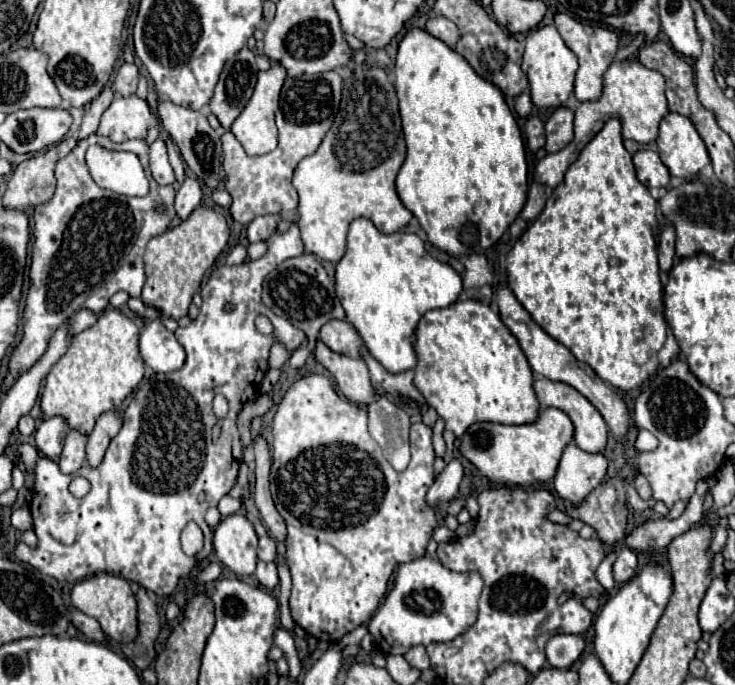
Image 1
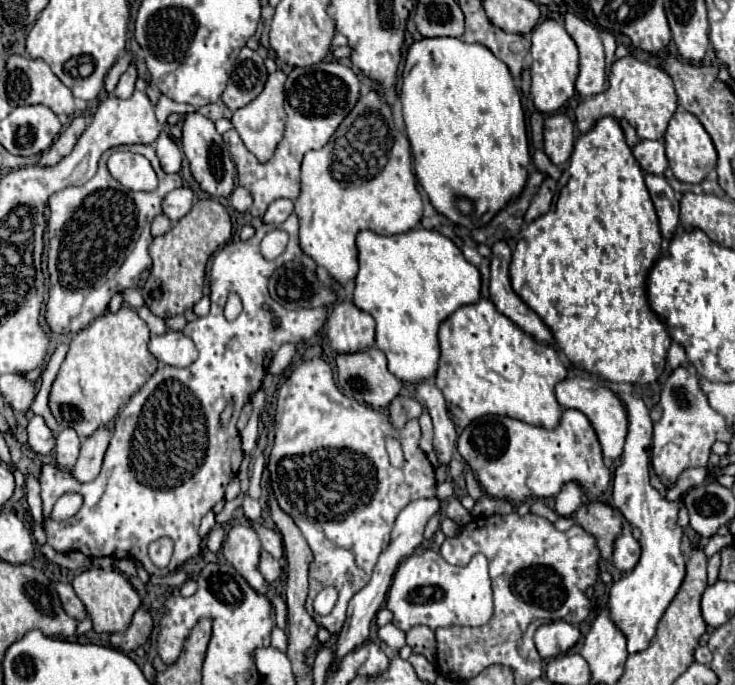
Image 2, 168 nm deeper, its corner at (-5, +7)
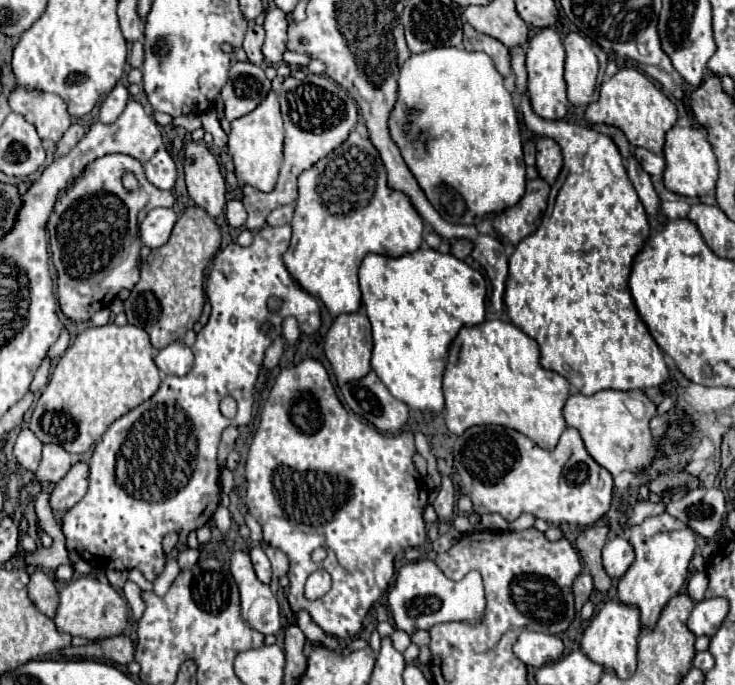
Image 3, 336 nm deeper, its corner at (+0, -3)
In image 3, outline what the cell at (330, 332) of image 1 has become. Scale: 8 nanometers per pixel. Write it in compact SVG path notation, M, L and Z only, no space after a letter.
M355 311L355 313L343 313L339 315L331 329L325 335L323 341L325 347L325 357L331 363L331 369L337 377L337 383L347 383L365 377L371 371L371 351L373 351L373 339L371 339L371 323L365 315L365 311Z

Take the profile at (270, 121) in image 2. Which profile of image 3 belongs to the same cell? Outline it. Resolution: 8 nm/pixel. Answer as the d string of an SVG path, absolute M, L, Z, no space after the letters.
M269 91L263 103L259 103L251 113L231 121L227 149L233 157L235 175L239 183L253 185L259 191L271 191L275 187L281 157L283 157L283 119L281 119L279 101L277 101L275 91Z

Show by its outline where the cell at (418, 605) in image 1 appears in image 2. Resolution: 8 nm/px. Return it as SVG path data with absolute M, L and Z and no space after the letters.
M432 549L414 553L406 557L394 573L386 607L394 613L392 623L402 631L408 631L416 625L426 625L430 629L450 625L486 625L494 615L488 559L478 553L468 565L456 567L446 563L442 555Z

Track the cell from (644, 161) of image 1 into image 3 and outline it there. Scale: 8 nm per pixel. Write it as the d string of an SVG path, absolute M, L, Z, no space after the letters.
M637 147L635 149L635 159L641 163L641 167L649 173L649 175L661 175L665 169L665 159L661 155L655 155L647 149Z

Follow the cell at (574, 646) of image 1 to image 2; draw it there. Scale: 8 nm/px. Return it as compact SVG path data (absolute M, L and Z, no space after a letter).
M566 621L542 625L534 633L534 643L542 659L550 659L560 653L566 653L576 645L578 639L580 639L580 631Z

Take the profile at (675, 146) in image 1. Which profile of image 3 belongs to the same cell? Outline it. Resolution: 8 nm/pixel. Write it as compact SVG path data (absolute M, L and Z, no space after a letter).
M666 89L662 91L675 104L678 111L678 119L676 124L685 126L671 127L665 135L665 173L663 173L663 181L665 187L677 195L685 195L685 197L703 197L707 195L711 189L715 189L715 181L717 181L717 163L715 163L715 155L711 151L711 145L707 141L707 135L701 129L695 129L687 114L687 110L681 101L677 100Z

